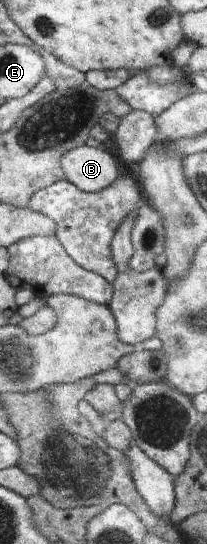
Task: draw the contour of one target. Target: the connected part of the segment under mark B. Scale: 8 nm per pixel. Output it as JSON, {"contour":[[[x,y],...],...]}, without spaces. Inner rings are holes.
{"contour":[[[84,144],[64,152],[60,160],[64,179],[80,190],[95,193],[108,188],[121,176],[116,160],[102,146]]]}

